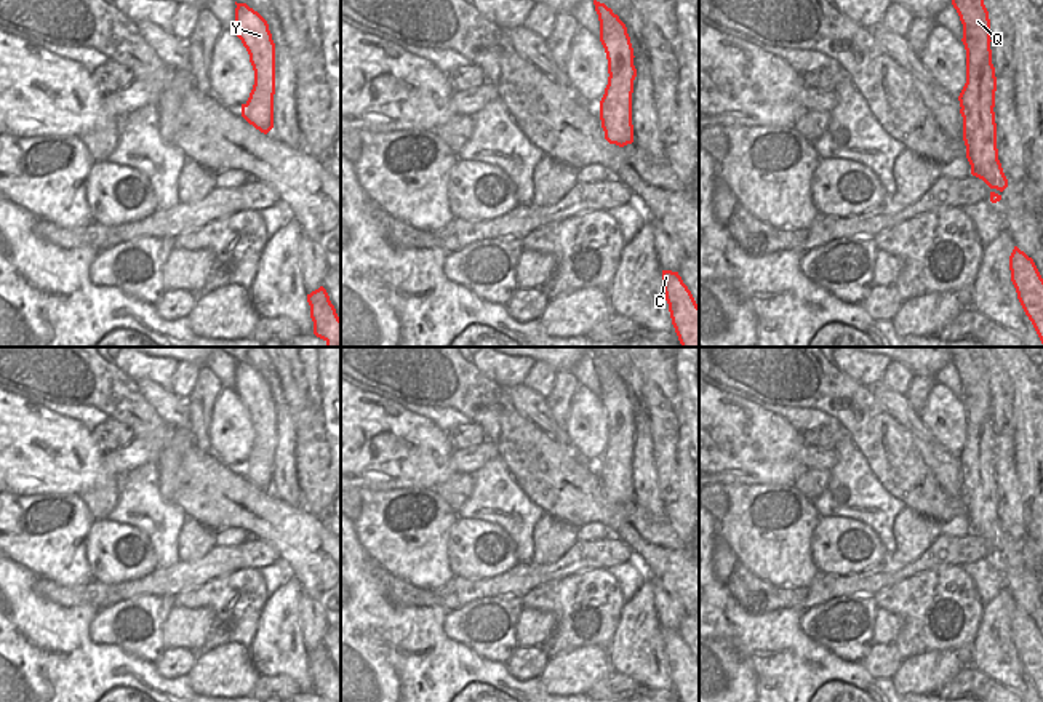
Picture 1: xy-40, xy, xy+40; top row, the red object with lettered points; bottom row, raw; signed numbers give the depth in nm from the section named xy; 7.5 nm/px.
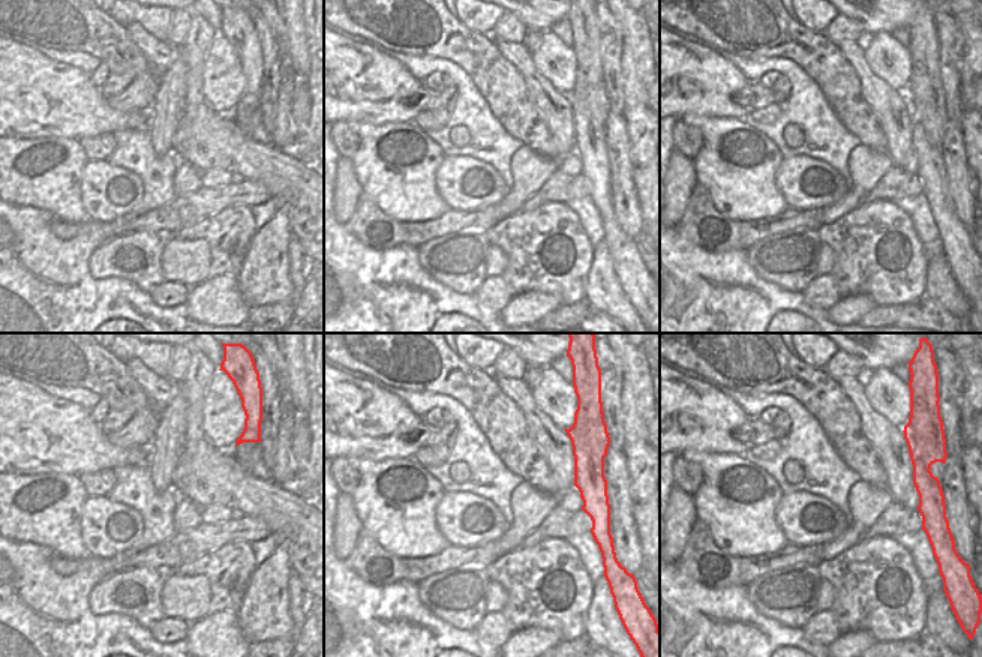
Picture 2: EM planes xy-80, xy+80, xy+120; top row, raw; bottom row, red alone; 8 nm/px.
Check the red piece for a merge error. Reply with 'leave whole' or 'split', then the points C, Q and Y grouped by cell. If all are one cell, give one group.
split; groups C Y / Q

